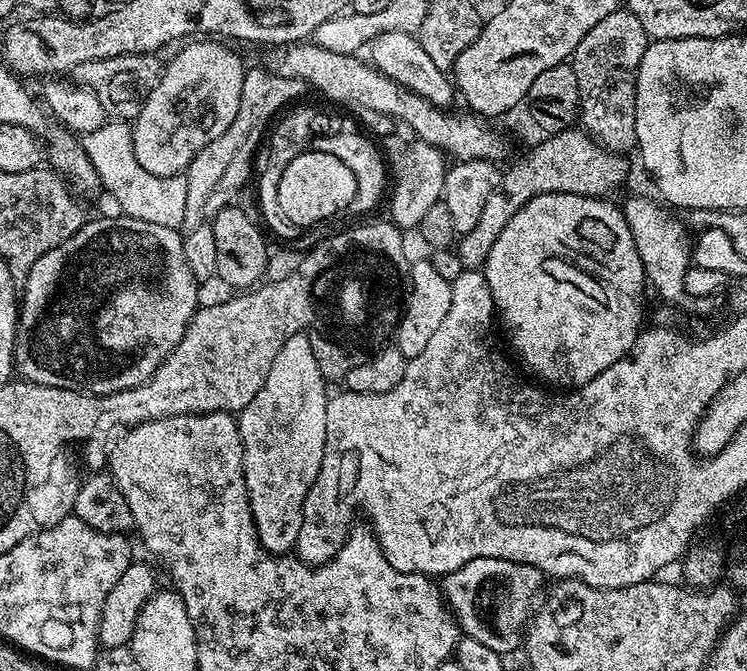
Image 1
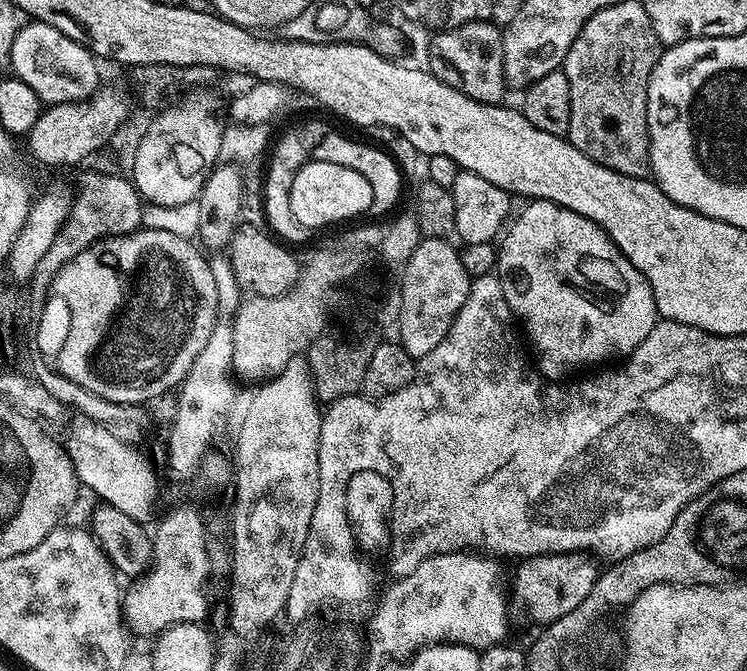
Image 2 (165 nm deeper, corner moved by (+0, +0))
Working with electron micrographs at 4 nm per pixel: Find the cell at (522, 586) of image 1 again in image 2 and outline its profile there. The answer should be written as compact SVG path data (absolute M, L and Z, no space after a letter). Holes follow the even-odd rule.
M587 551L583 552L555 552L554 554L546 554L545 556L530 556L519 561L520 566L516 570L516 594L520 598L521 602L528 606L529 612L536 620L541 620L541 625L547 626L552 621L562 618L562 614L570 614L570 610L575 610L581 602L586 598L586 594L590 594L590 590L594 590L594 582L600 576L601 569L596 568L596 564L591 560Z

